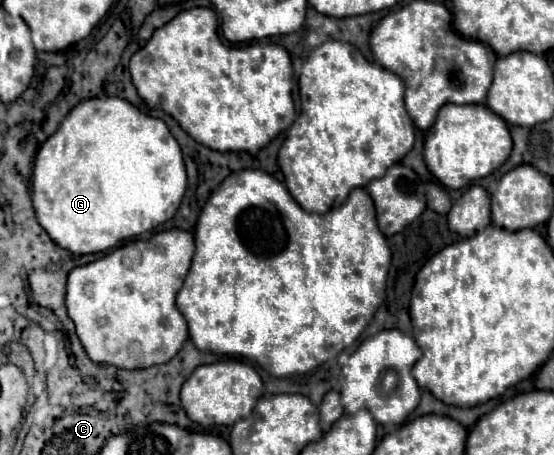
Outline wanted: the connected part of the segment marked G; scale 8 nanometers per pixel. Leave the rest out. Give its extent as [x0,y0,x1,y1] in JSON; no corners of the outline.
[33,96,187,256]

